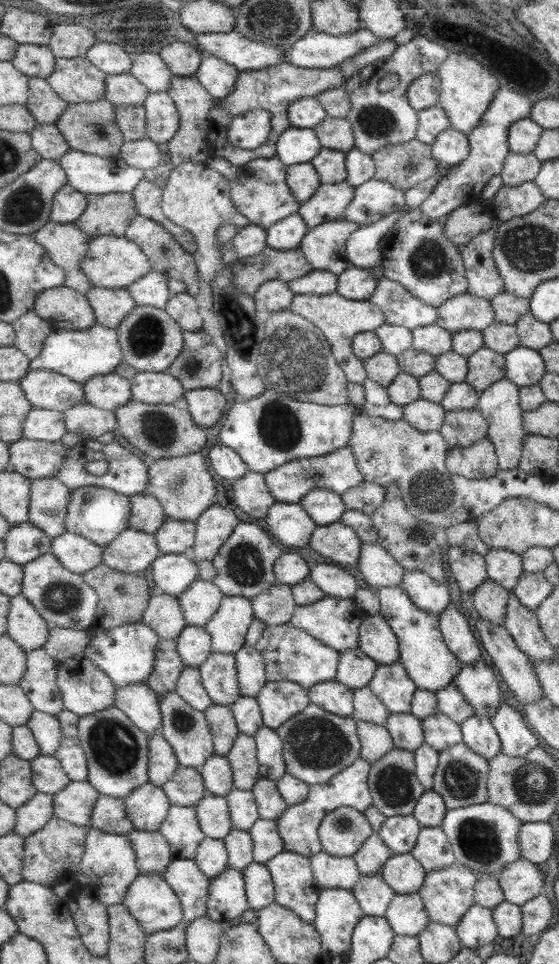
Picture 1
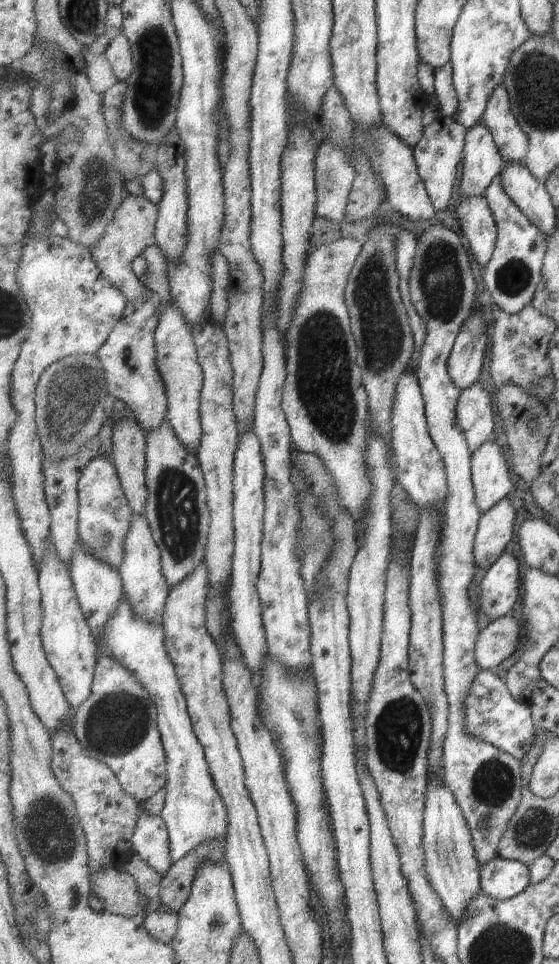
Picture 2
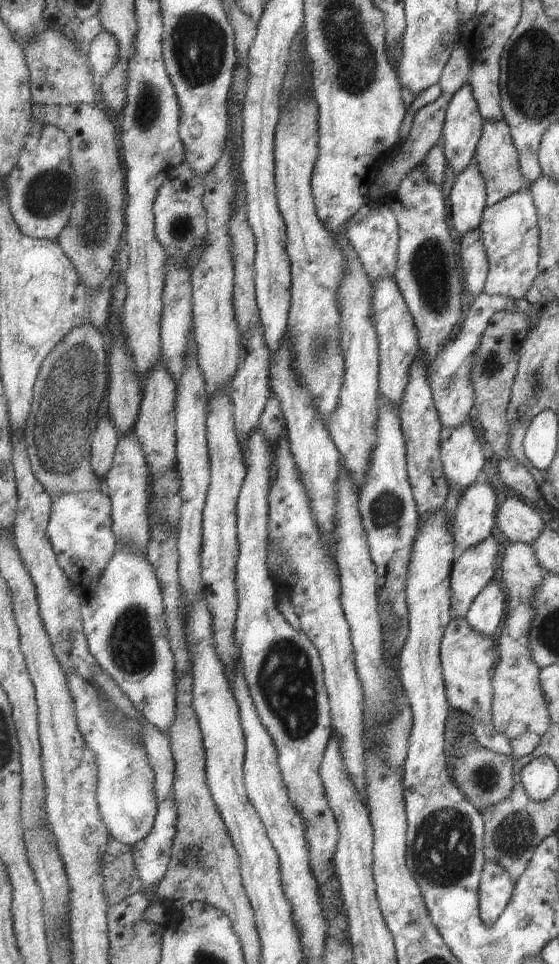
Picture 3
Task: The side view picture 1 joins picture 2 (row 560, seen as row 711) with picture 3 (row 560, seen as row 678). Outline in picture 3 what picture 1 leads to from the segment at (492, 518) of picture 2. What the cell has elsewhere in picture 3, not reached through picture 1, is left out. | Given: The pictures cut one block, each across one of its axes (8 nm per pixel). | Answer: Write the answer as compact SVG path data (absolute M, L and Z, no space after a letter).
M491 535L482 543L461 551L451 573L452 610L455 618L465 618L475 598L492 581L499 558L499 542Z

